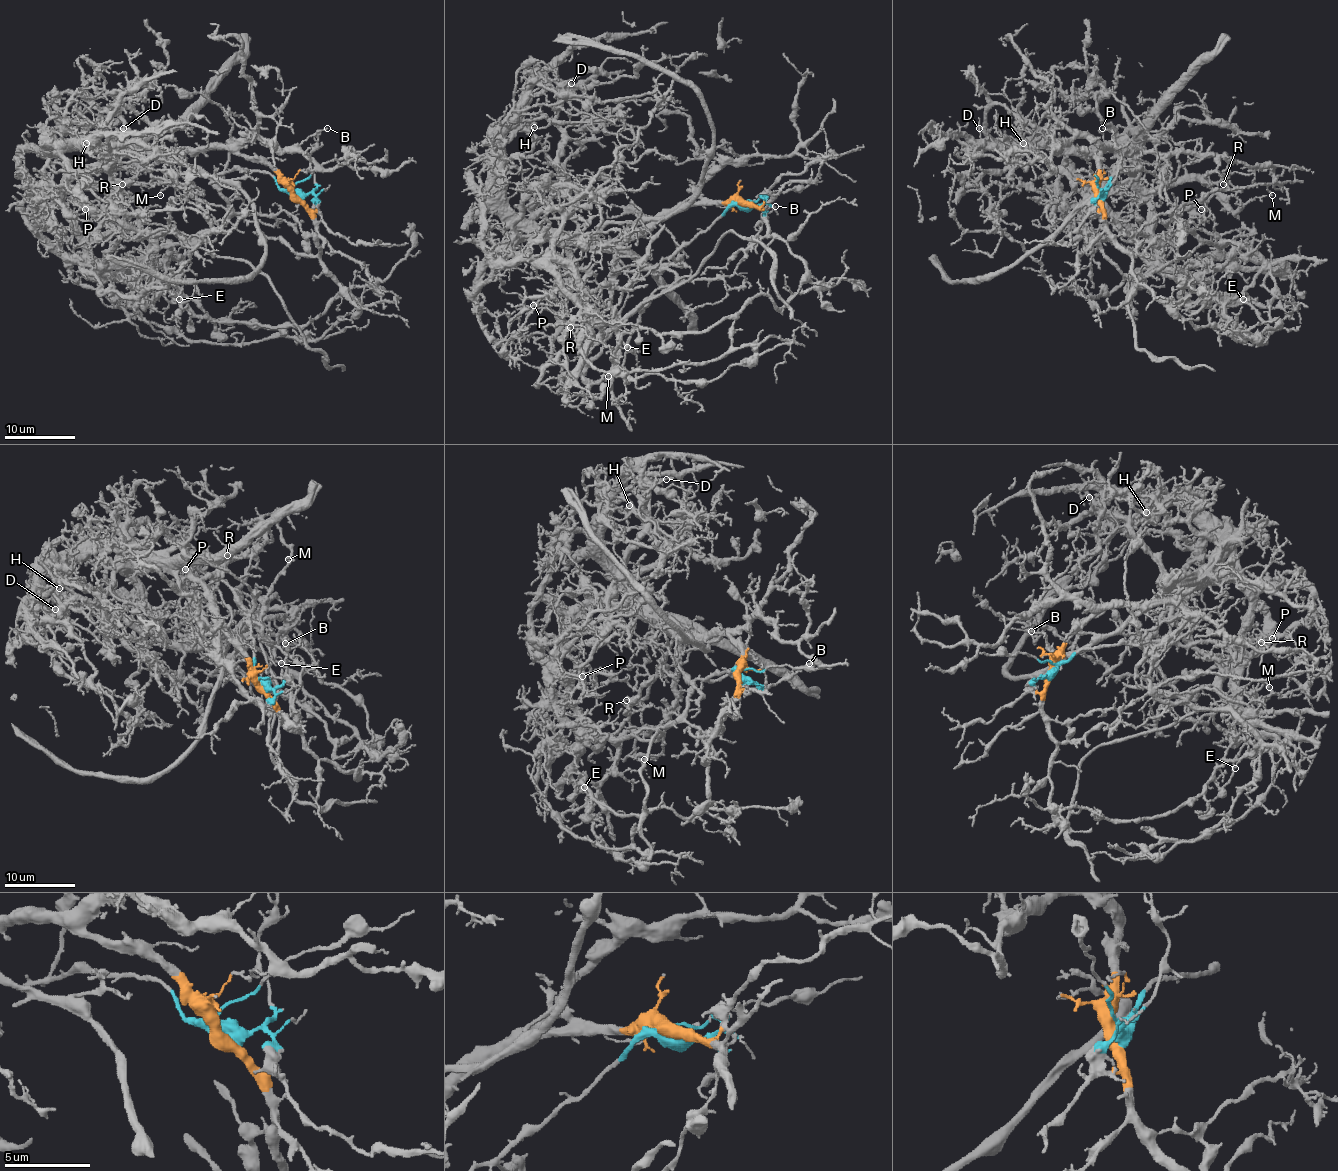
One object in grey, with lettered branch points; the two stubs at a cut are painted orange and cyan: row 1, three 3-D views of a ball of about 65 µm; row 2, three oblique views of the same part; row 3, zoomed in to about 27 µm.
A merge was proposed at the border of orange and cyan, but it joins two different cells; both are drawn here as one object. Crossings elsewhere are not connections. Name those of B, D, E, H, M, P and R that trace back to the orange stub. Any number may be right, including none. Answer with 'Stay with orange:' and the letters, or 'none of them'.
Stay with orange: D, H, P, R

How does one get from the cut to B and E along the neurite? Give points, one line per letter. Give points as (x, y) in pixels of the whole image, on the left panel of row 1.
B: (294, 195), (308, 195), (317, 186), (310, 154), (317, 142), (317, 133), (327, 128)
E: (294, 195), (269, 174), (218, 174), (228, 218), (211, 232), (172, 241), (163, 283), (179, 299)

